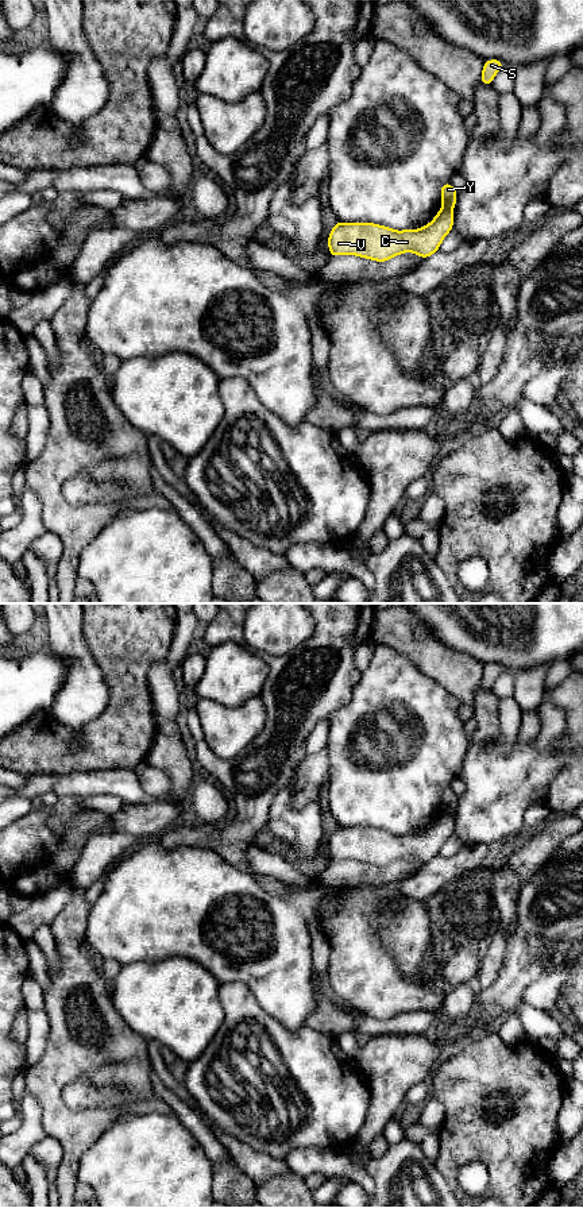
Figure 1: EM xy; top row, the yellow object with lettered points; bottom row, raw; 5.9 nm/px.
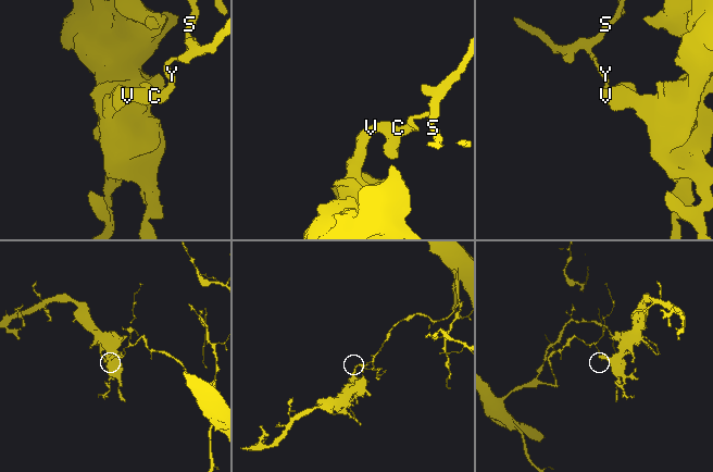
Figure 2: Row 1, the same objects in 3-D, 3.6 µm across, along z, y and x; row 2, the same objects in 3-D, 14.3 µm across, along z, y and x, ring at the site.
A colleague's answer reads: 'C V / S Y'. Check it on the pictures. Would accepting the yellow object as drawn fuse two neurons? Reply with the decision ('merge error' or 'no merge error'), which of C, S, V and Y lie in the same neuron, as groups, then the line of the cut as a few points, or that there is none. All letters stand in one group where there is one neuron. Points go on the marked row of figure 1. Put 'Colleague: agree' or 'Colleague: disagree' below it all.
merge error; C V / S Y; cut in xy along (444, 207), (451, 211)
Colleague: agree

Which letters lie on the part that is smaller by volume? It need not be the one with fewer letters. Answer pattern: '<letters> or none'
C, V

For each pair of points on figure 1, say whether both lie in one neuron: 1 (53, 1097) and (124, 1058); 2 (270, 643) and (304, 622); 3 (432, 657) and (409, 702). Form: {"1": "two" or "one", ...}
{"1": "one", "2": "one", "3": "two"}

